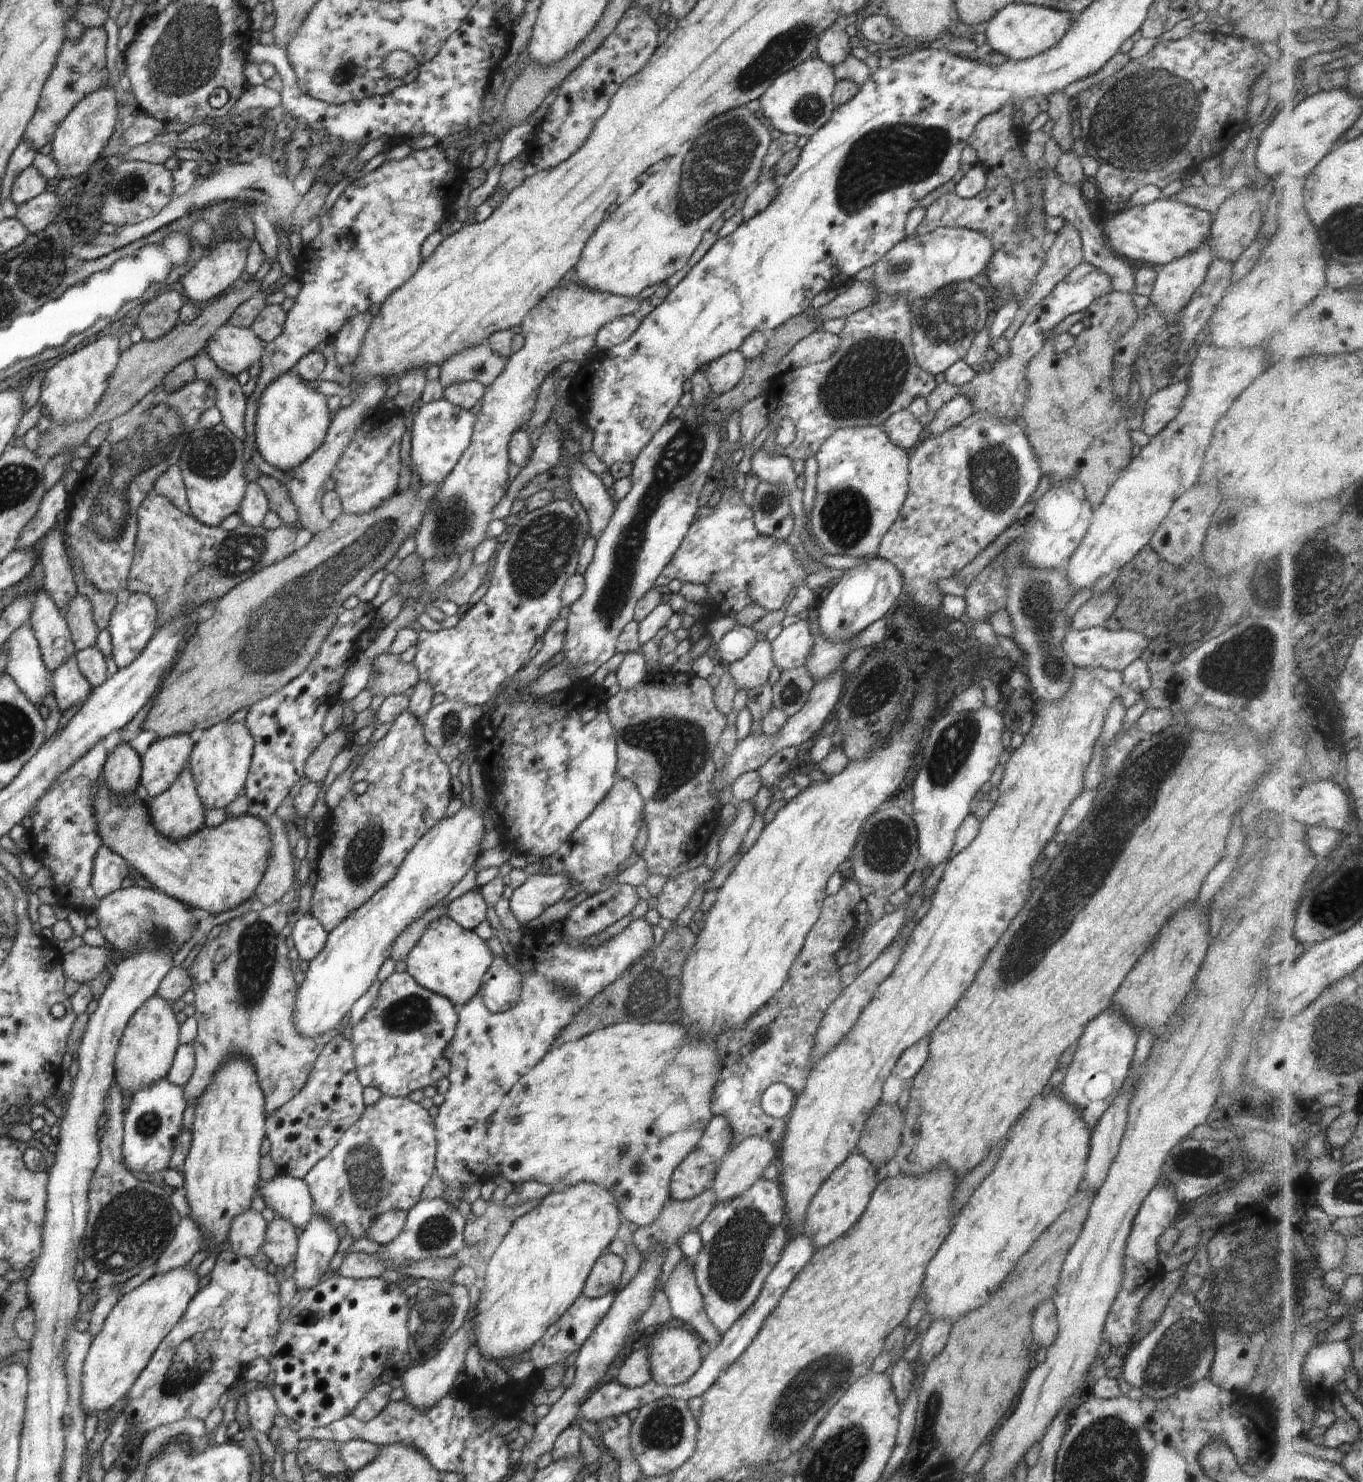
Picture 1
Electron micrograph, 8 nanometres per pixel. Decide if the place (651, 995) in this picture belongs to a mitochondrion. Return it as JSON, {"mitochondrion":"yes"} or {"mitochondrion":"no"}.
{"mitochondrion":"yes"}

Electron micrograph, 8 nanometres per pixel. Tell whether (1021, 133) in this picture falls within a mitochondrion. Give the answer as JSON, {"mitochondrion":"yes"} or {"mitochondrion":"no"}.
{"mitochondrion":"no"}

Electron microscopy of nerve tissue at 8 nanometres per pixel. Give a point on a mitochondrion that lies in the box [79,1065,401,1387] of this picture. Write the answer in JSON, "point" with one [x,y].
{"point":[132,1226]}

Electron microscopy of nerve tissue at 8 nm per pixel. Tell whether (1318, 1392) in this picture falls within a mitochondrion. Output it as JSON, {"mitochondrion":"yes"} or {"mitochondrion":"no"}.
{"mitochondrion":"no"}

